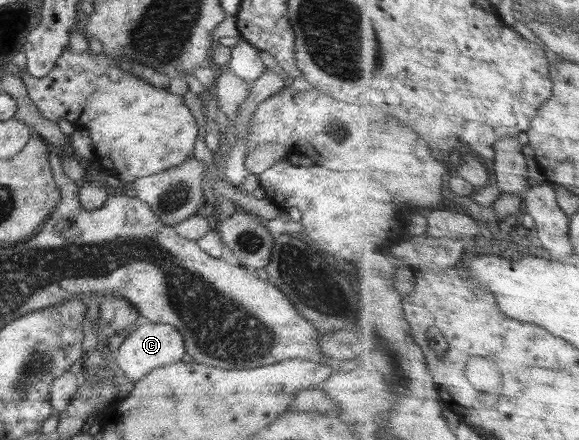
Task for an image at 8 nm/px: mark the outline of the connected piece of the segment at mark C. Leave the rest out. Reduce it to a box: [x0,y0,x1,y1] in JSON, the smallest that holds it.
[114,320,187,383]

